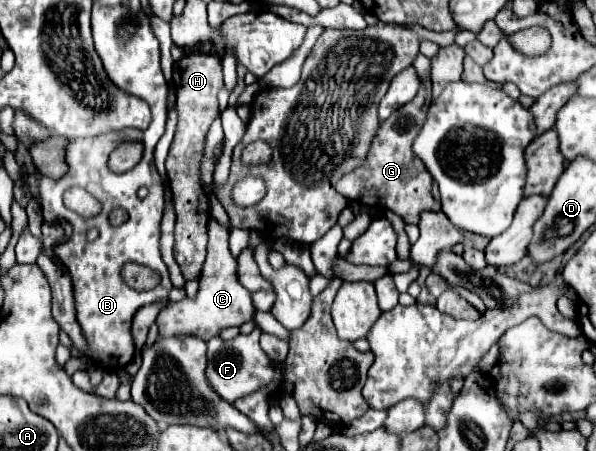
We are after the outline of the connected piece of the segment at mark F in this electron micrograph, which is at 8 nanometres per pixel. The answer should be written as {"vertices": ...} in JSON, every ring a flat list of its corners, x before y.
{"vertices":[[255,329,249,335,239,335,231,341,223,341,221,337,213,337,207,341,207,369,205,377,209,387,227,403,233,403,233,399,239,399,241,395,247,395,249,391,257,391,257,387,263,387,269,383,269,379,275,379,281,375,281,365,273,363,259,347,259,335,261,331]]}

